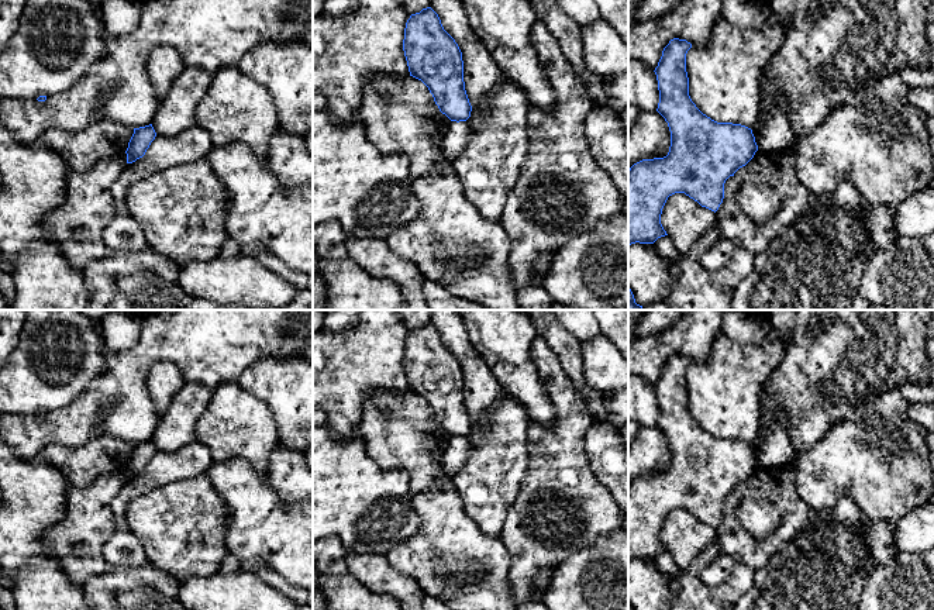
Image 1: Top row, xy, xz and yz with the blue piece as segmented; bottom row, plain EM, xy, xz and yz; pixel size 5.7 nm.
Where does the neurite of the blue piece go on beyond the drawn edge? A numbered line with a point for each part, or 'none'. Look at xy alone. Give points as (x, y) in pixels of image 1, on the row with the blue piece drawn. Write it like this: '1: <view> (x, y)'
none

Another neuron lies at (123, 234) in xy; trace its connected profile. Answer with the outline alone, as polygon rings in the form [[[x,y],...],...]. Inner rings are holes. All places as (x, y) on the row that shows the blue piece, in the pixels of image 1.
[[[194,125],[173,137],[158,135],[145,155],[128,163],[111,186],[114,216],[101,231],[101,239],[116,252],[135,252],[148,247],[141,224],[128,211],[125,197],[138,180],[182,163],[206,159],[214,147],[210,134]]]

